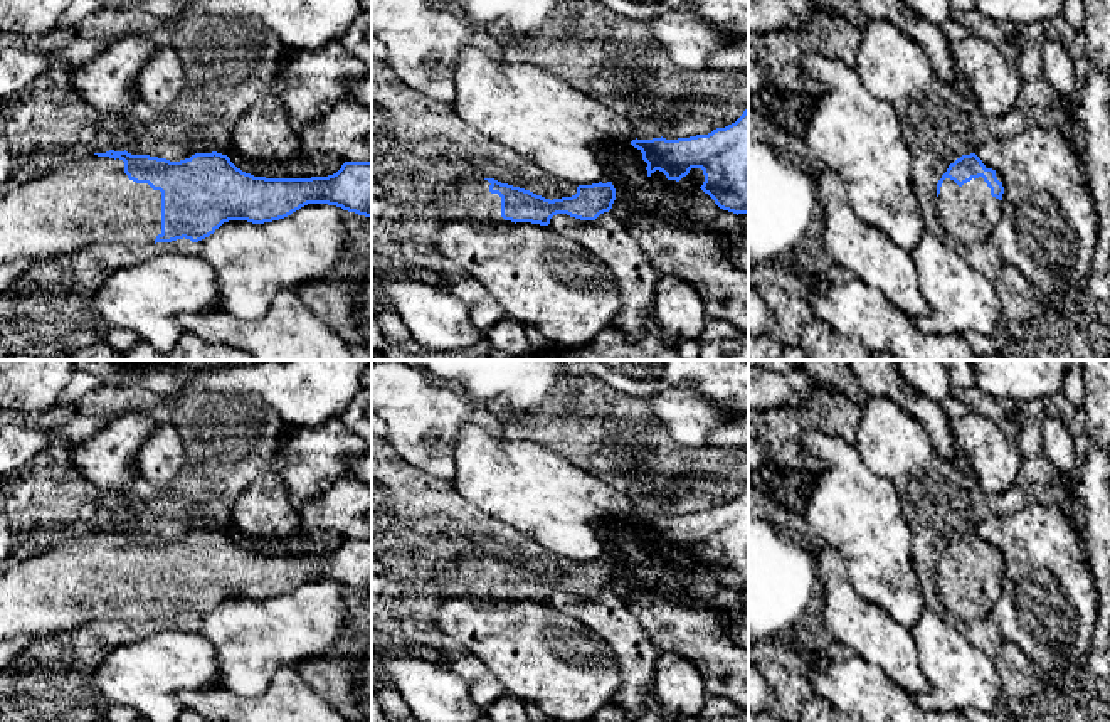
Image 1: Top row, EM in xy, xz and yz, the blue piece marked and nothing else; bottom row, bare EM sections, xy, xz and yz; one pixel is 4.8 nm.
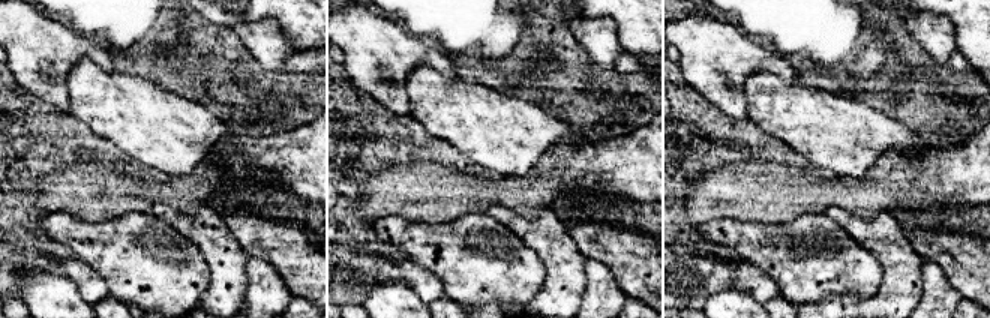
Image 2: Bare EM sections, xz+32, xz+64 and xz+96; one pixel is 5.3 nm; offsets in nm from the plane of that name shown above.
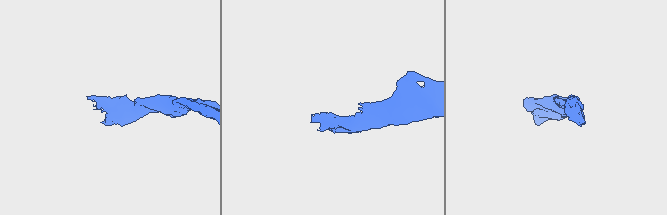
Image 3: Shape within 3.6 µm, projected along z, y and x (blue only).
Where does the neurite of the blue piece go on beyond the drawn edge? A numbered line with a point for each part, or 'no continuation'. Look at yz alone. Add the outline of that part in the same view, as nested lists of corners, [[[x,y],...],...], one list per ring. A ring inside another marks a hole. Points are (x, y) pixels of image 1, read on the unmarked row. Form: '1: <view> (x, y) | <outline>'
1: yz (969, 589) | [[[982,554],[959,564],[945,555],[935,577],[937,594],[945,609],[964,621],[986,621],[1001,596],[1002,577],[991,572]]]

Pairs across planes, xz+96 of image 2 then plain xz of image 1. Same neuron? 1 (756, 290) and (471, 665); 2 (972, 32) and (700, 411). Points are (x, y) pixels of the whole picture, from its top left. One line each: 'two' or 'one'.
1: one
2: two

